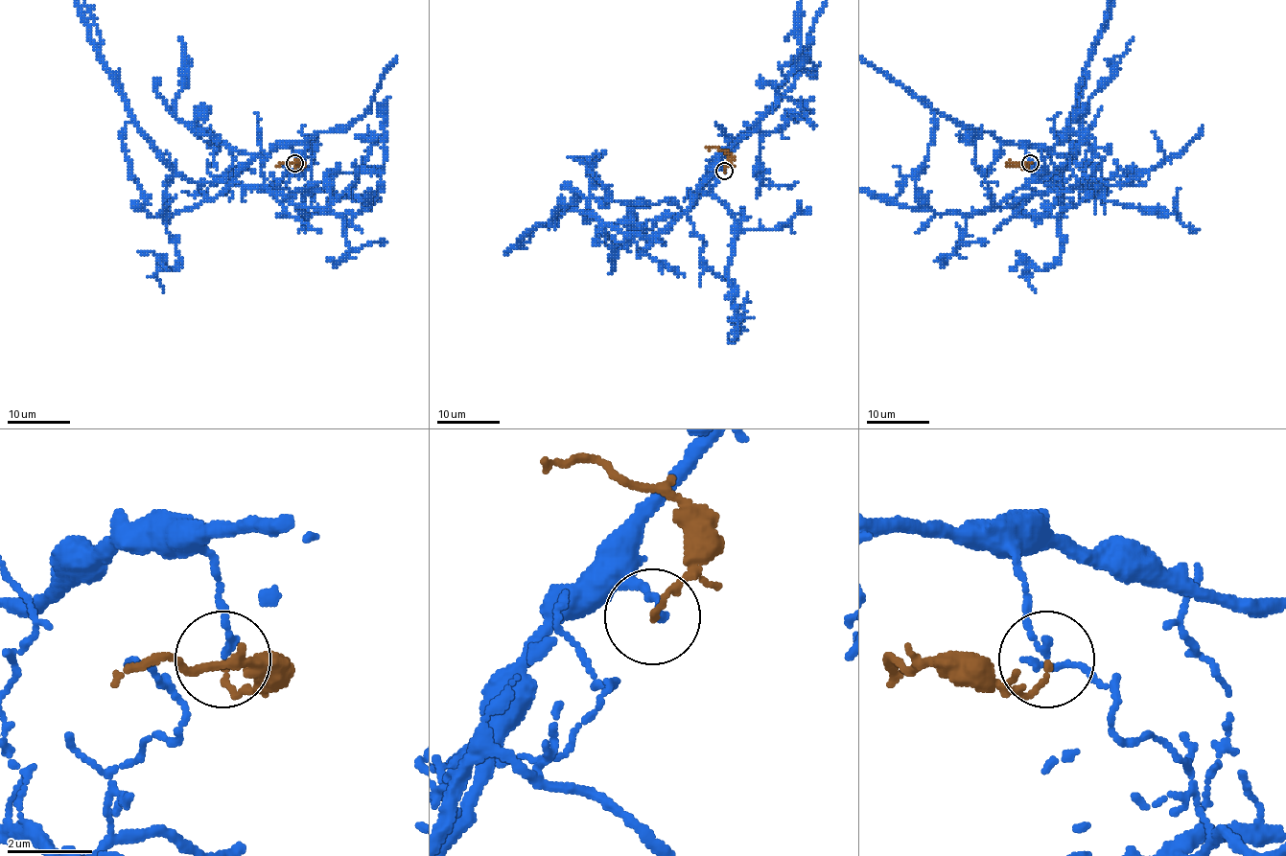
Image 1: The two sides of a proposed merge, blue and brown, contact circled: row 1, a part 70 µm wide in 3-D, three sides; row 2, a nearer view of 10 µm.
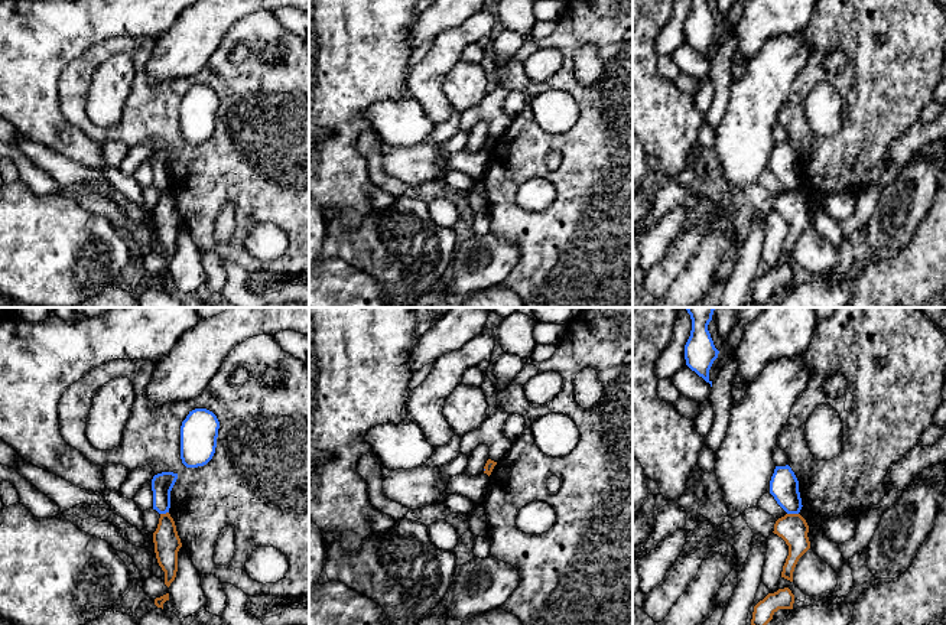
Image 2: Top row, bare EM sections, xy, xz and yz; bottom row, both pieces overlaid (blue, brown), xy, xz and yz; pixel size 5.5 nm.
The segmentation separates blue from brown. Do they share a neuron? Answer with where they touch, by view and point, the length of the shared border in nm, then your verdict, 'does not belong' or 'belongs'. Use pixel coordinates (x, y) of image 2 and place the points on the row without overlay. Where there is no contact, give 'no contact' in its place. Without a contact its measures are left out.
yz (793, 189) | 60 nm | does not belong

